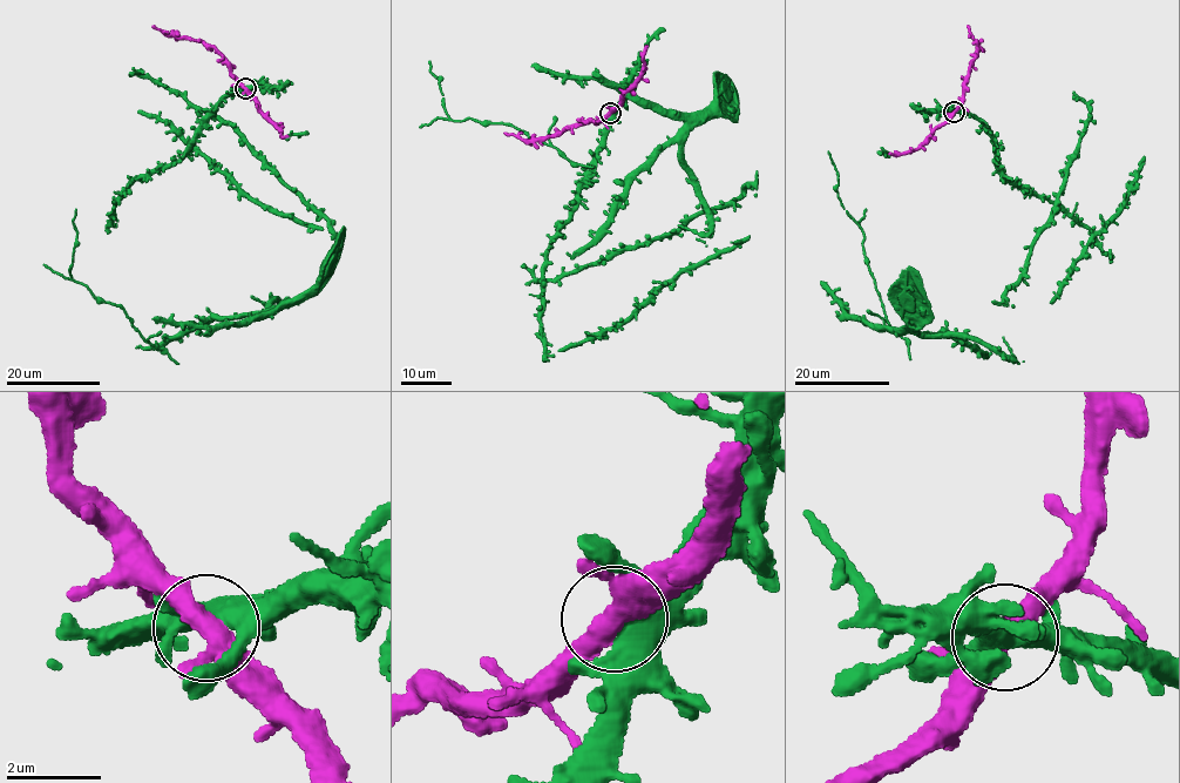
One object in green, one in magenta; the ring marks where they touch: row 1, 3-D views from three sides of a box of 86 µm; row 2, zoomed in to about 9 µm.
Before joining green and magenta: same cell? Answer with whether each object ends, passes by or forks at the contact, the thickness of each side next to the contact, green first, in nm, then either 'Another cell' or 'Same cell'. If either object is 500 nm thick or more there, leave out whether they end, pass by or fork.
At the ring green forks. At the ring magenta forks. Thickness 400 nm (green) against 360 nm. Same cell

